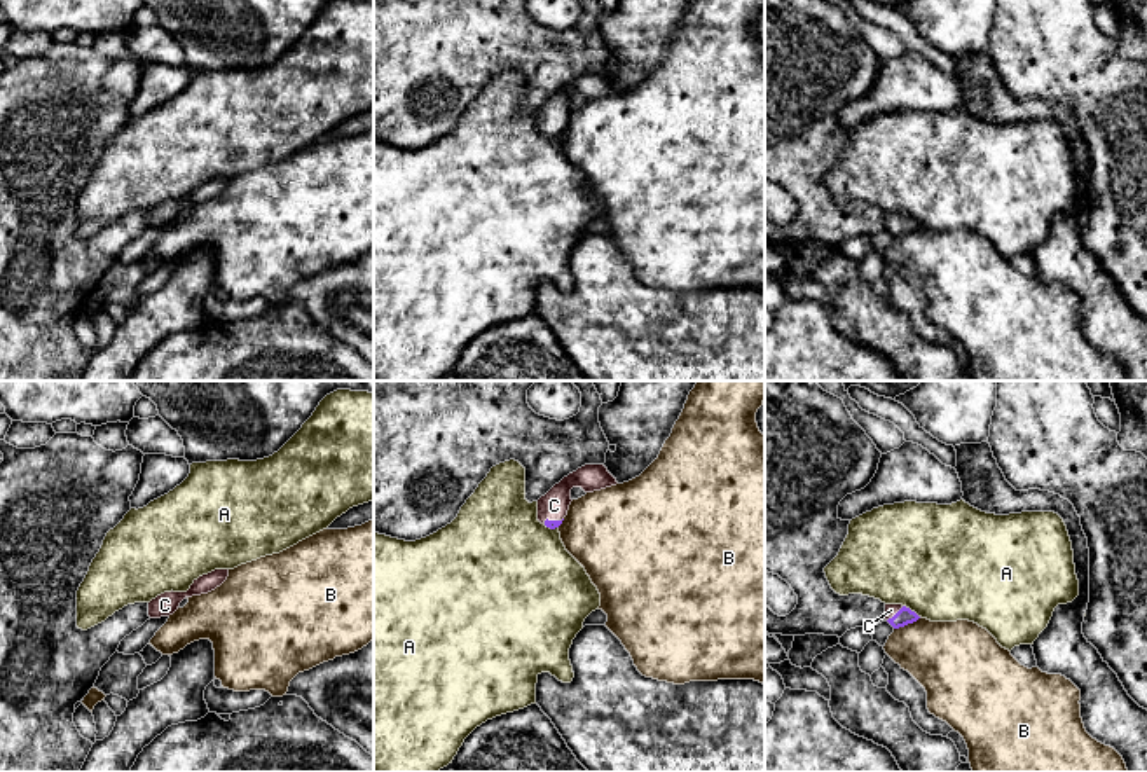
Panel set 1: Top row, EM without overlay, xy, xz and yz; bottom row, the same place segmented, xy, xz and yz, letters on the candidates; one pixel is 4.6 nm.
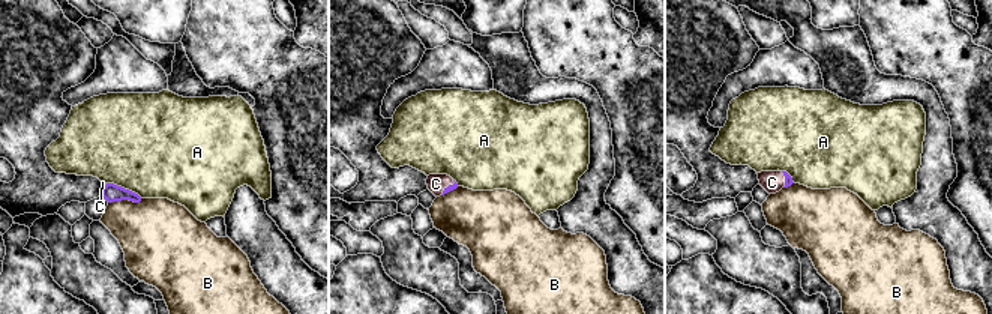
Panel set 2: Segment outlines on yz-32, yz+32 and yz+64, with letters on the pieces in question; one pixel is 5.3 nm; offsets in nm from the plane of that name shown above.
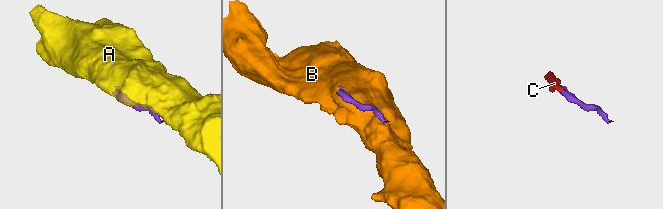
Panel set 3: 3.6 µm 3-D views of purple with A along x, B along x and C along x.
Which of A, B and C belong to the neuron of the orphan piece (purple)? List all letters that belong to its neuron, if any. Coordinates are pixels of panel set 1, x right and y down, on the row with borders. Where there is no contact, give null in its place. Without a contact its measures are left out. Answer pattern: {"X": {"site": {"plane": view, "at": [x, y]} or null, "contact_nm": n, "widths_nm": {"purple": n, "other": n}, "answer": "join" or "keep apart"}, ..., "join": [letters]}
{"A": {"site": {"plane": "yz", "at": [910, 610]}, "contact_nm": 100, "widths_nm": {"purple": 80, "other": 500}, "answer": "keep apart"}, "B": {"site": {"plane": "yz", "at": [906, 624]}, "contact_nm": 140, "widths_nm": {"purple": 80, "other": 360}, "answer": "keep apart"}, "C": {"site": {"plane": "yz", "at": [896, 613]}, "contact_nm": 100, "widths_nm": {"purple": 80, "other": 60}, "answer": "join"}, "join": ["C"]}

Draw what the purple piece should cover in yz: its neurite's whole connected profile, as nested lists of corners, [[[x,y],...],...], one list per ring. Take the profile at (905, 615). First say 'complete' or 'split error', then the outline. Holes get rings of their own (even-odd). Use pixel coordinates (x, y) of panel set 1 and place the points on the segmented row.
split error | [[[885,604],[885,620],[894,627],[904,627],[917,622],[920,617],[903,604]]]

